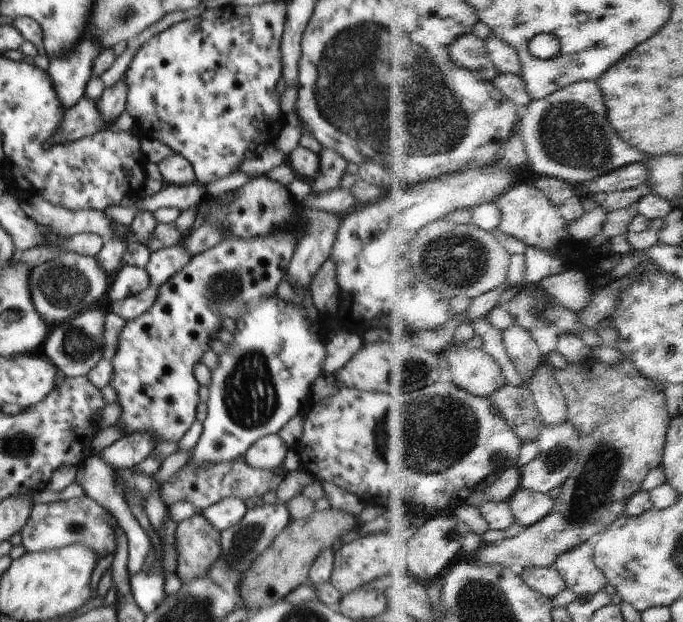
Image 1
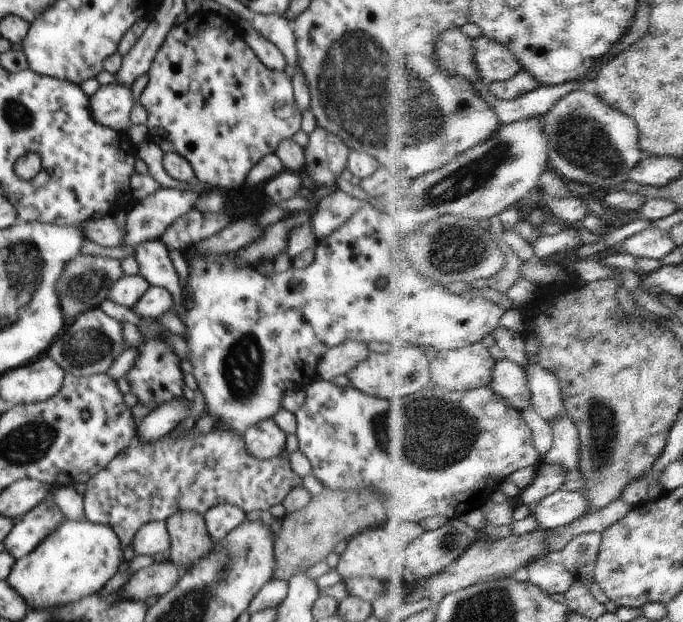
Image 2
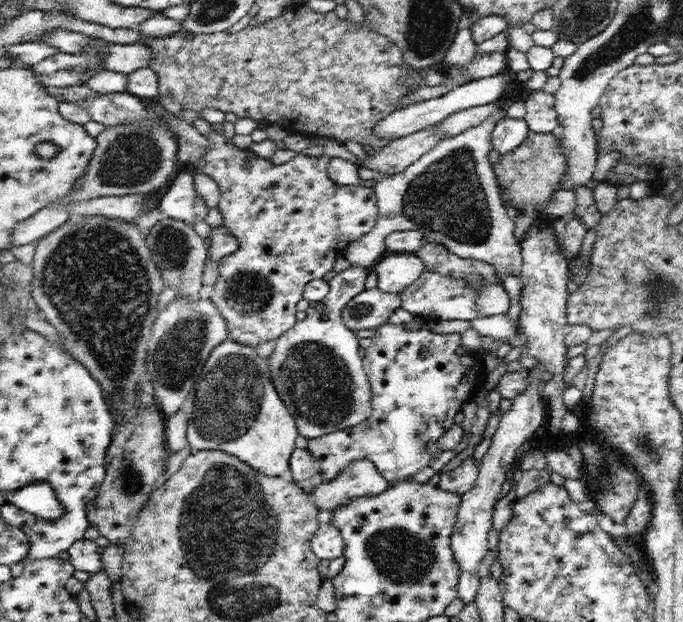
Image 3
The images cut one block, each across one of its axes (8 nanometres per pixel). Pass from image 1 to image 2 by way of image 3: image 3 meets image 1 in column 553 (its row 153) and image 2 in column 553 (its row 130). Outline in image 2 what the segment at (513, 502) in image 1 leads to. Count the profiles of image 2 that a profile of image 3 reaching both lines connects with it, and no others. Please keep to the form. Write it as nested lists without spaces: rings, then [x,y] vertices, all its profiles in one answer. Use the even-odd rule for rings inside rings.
[[[560,489],[557,493],[532,505],[530,514],[540,523],[540,530],[552,530],[567,527],[582,518],[590,505],[591,501],[581,490],[568,492]]]

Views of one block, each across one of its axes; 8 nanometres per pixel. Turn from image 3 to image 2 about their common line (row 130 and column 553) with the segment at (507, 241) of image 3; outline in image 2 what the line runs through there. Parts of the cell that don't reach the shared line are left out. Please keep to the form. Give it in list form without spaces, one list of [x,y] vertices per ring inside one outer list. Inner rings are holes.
[[[546,463],[540,465],[536,480],[530,488],[521,492],[521,498],[529,508],[539,503],[543,498],[564,489],[566,484],[567,468],[558,463]]]

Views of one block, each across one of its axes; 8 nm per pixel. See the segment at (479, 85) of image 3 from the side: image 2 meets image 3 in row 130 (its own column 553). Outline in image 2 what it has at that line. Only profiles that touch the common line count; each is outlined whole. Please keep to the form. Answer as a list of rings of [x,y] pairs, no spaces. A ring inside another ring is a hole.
[[[530,356],[530,364],[525,368],[532,391],[533,405],[547,420],[552,422],[558,415],[568,413],[565,405],[560,377],[549,368],[542,366],[536,357]]]

